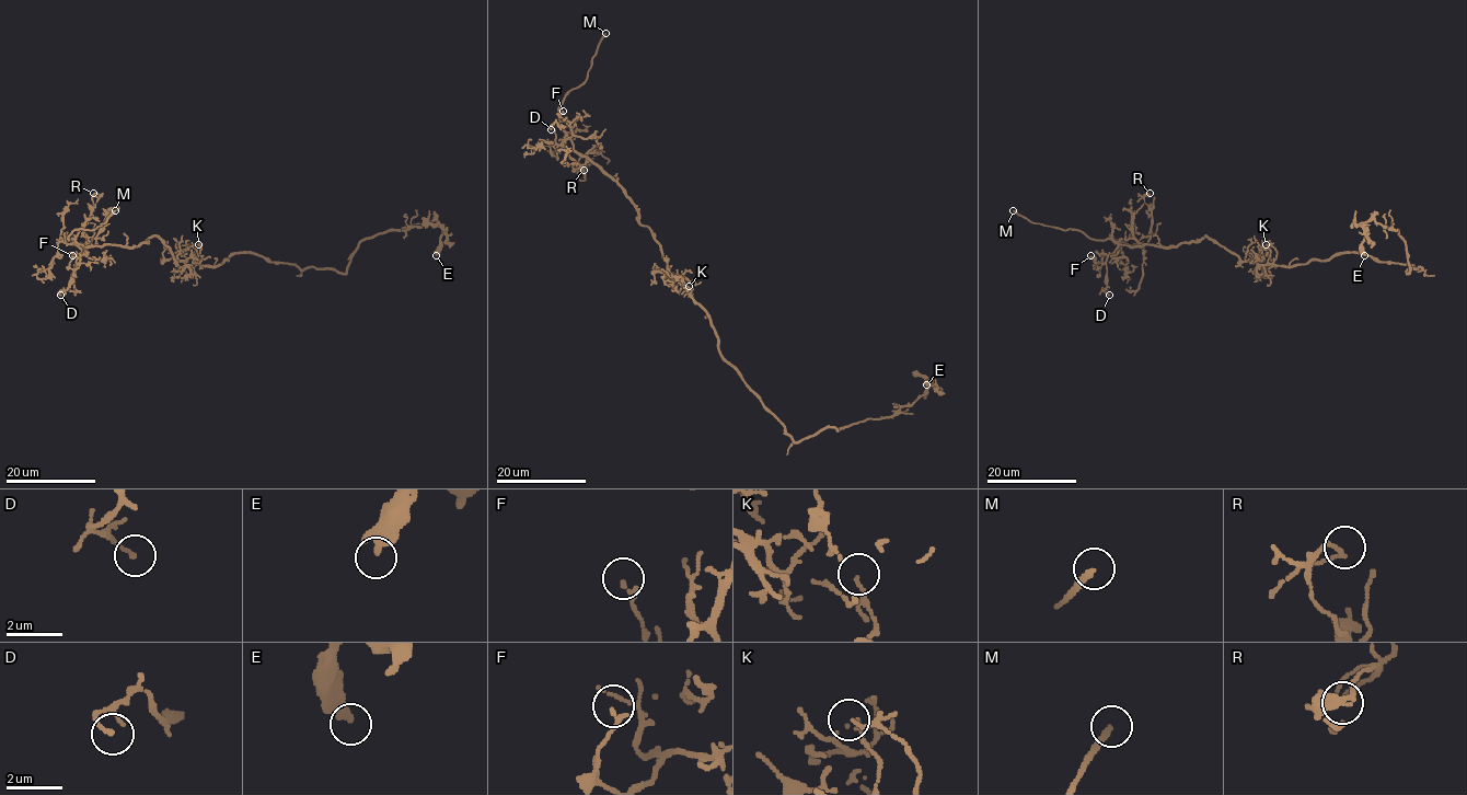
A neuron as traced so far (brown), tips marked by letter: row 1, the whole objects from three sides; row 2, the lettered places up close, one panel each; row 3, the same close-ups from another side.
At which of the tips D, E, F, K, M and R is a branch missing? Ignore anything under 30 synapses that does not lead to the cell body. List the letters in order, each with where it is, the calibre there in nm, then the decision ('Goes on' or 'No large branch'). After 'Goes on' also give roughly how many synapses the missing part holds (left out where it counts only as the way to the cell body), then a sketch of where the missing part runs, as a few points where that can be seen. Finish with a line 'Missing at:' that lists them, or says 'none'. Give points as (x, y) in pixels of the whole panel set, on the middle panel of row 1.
D: Place: (551, 129). Thickness 110 nm. No large branch
E: Place: (926, 384). Thickness 240 nm. No large branch
F: Place: (563, 111). Thickness 150 nm. No large branch
K: Place: (689, 286). Thickness 70 nm. No large branch
M: Place: (605, 33). Thickness 180 nm. Goes on
R: Place: (584, 170). Thickness 110 nm. No large branch
Missing at: M

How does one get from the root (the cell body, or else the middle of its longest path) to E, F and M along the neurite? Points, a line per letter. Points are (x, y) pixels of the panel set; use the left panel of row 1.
E: (219, 264), (235, 253), (252, 252), (300, 269), (345, 274), (360, 242), (434, 219), (442, 230), (436, 255)
F: (219, 264), (176, 261), (158, 237), (133, 246), (80, 244), (80, 265), (74, 268), (70, 266), (72, 255)
M: (219, 264), (176, 261), (158, 237), (133, 246), (84, 246), (68, 239), (74, 229), (103, 223), (115, 210)

